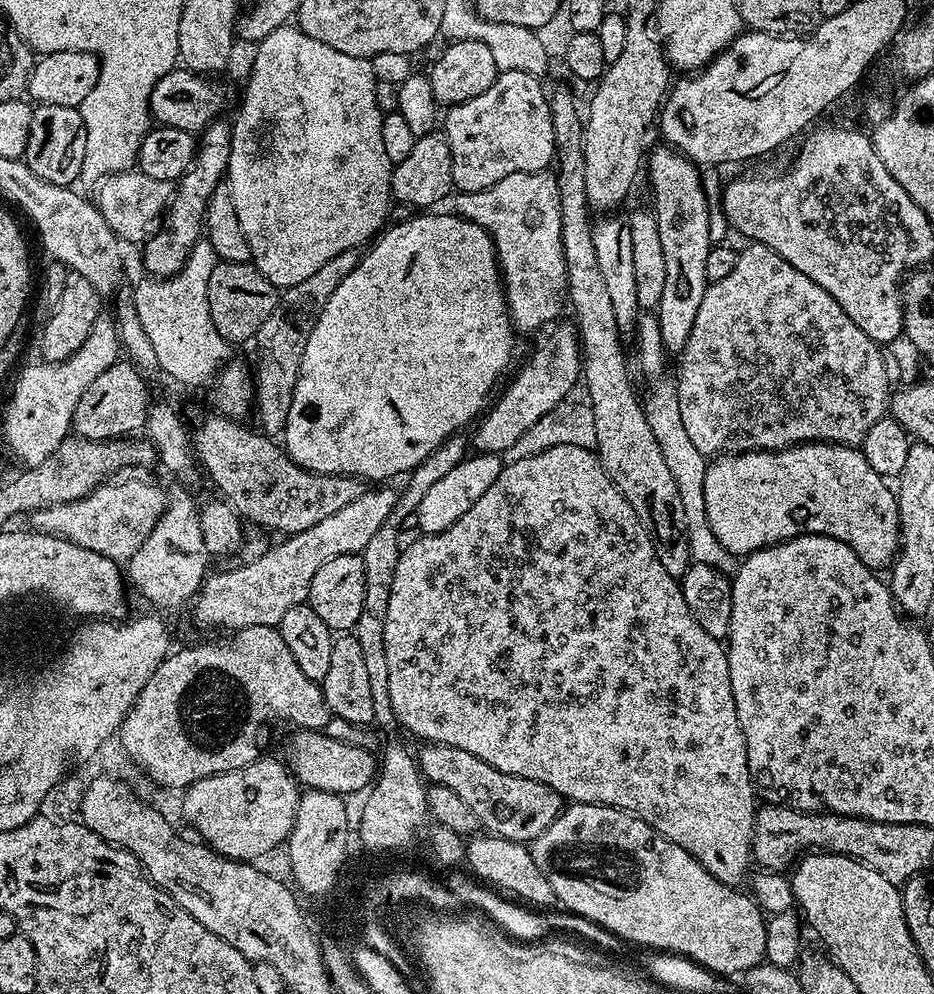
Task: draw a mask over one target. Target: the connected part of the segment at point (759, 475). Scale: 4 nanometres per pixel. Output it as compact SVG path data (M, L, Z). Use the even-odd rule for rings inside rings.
M805 442L794 444L791 448L777 448L775 452L721 454L715 457L707 467L704 486L706 518L710 522L710 530L714 530L714 538L718 538L718 542L722 542L722 546L726 546L726 550L733 552L737 558L746 557L751 552L758 551L759 548L767 548L769 544L779 544L782 540L793 540L795 536L803 536L808 533L814 536L833 536L846 542L846 546L850 546L850 550L854 550L854 554L858 554L858 558L864 565L873 570L880 570L879 568L887 569L891 565L896 549L900 547L900 519L898 518L896 493L889 485L888 488L884 485L887 484L885 477L878 475L874 466L870 466L870 462L866 462L863 451L859 447L831 442Z

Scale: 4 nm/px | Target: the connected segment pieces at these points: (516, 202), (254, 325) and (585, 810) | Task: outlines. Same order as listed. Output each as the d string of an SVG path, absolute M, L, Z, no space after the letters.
M548 170L506 174L502 182L494 182L494 186L486 186L486 190L457 191L455 200L455 215L482 226L494 242L513 329L523 333L532 332L543 324L551 325L557 319L555 316L566 308L568 294L555 175Z
M220 260L214 266L214 274L210 274L210 318L214 322L214 330L222 334L229 345L236 346L243 340L251 341L259 327L271 316L280 300L281 293L257 270L256 265L249 262L230 262Z
M569 803L564 811L550 822L550 826L546 826L546 830L542 834L538 834L536 840L531 841L530 851L534 858L534 866L538 866L538 870L542 870L546 882L550 882L550 890L554 890L556 900L559 903L564 903L562 905L567 911L585 916L586 919L593 920L594 923L600 923L606 930L620 936L629 945L630 943L645 944L644 948L648 950L679 953L681 956L695 960L710 971L727 978L734 977L735 972L736 975L742 974L746 969L754 967L765 959L766 916L751 895L744 893L743 896L740 890L737 890L733 885L723 884L718 878L714 878L714 874L707 872L693 856L686 854L686 850L682 850L682 846L670 842L665 836L658 834L658 830L654 830L646 822L642 822L642 818L625 812L622 808L611 808L605 804Z

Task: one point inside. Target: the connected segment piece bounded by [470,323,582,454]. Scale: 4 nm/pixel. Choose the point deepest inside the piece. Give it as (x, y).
(546, 379)

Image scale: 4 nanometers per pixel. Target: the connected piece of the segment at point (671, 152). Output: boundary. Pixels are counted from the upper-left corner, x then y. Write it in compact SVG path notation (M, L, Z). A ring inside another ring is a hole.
M663 147L653 152L651 149L646 156L646 176L648 172L648 180L652 183L651 207L656 213L658 239L662 242L666 261L662 298L654 309L654 316L661 342L672 354L678 354L686 346L694 314L710 283L706 278L706 254L714 247L714 240L708 226L708 196L700 185L701 169L675 148Z

